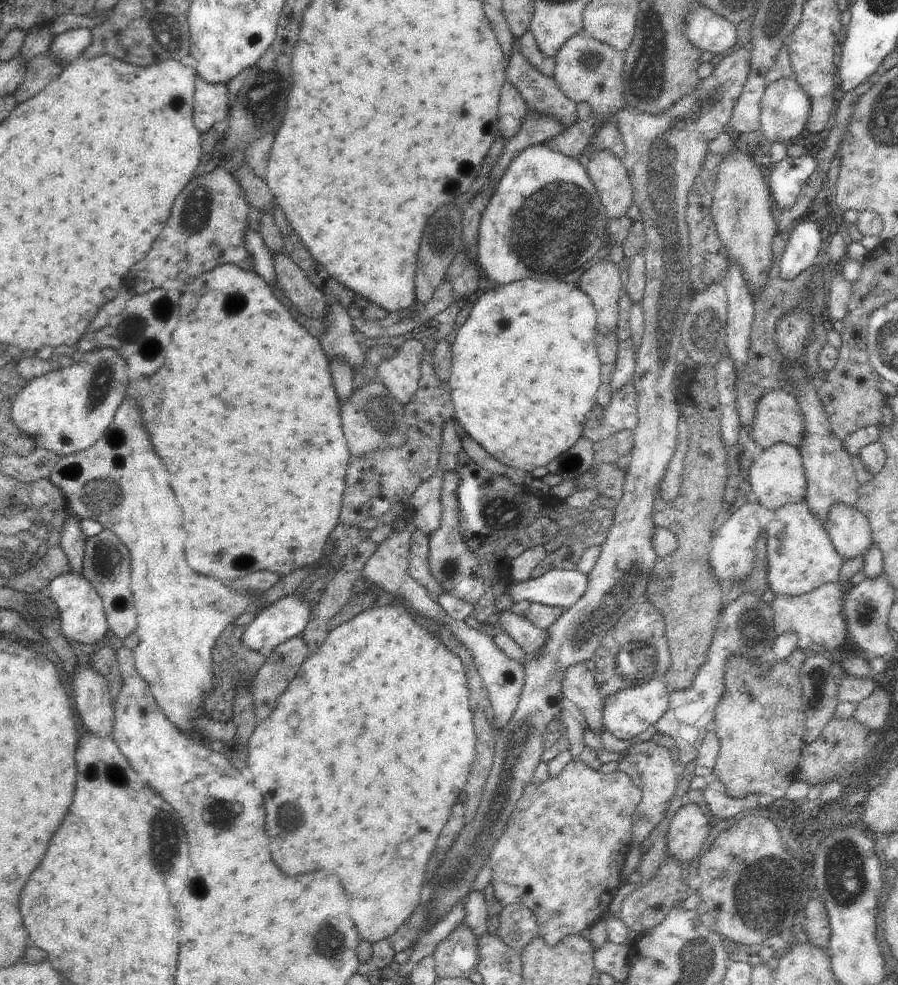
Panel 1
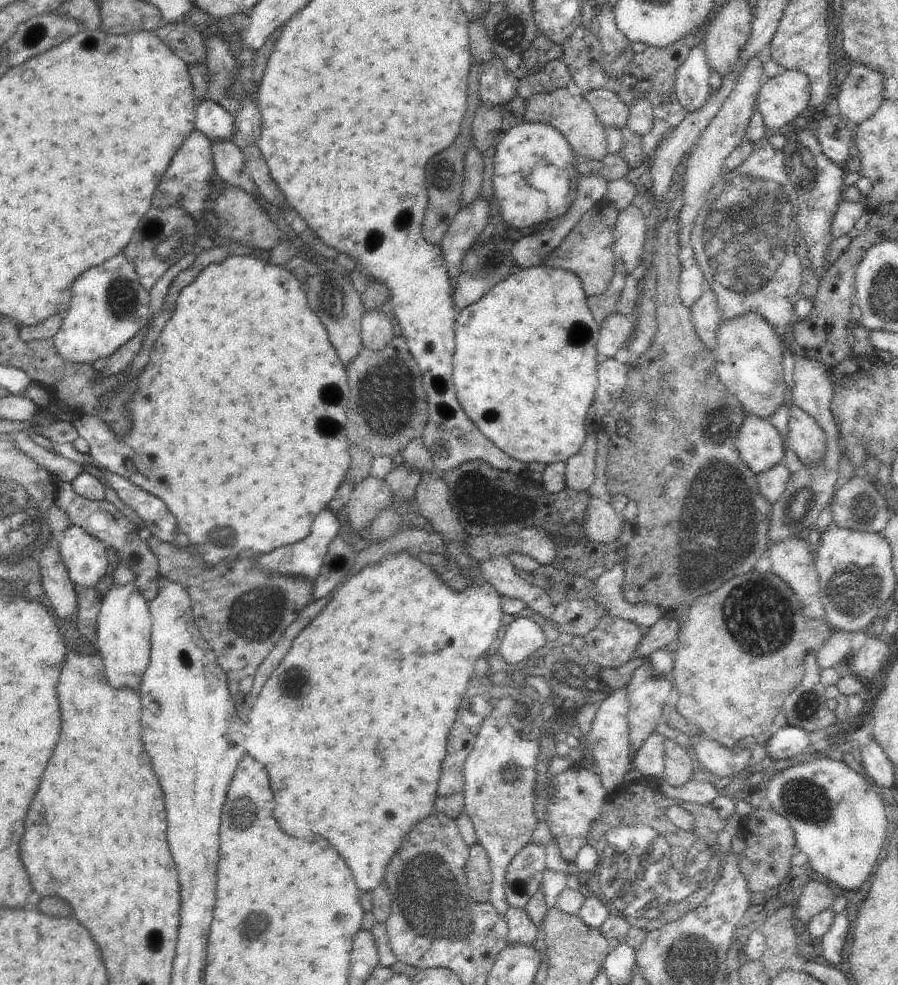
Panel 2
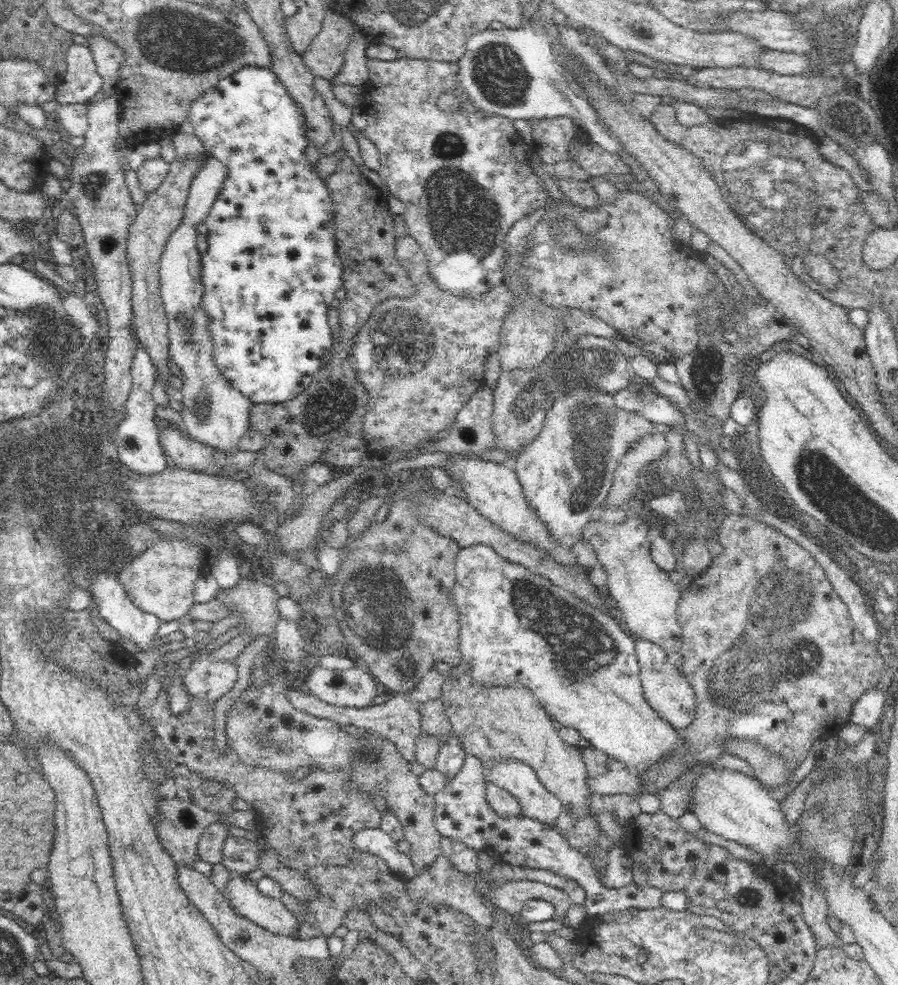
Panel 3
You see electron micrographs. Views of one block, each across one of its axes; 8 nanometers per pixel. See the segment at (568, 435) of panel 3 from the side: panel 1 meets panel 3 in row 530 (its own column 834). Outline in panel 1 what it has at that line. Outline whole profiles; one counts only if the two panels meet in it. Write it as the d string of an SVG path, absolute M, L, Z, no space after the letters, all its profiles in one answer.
M805 502L789 504L775 510L773 520L765 528L767 534L767 570L765 584L775 596L801 596L807 594L819 584L835 584L839 578L839 568L843 558L831 546L827 530L821 522L809 512Z

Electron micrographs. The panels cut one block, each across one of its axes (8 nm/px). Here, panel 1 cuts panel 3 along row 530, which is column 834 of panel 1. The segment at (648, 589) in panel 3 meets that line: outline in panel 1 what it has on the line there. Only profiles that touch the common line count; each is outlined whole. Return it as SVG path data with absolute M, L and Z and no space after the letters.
M841 582L835 584L819 584L819 588L801 594L801 596L775 596L775 600L769 604L773 610L773 630L777 636L785 632L797 632L797 650L821 656L821 652L833 650L833 648L843 648L843 640L849 640L847 632L847 622L843 616L843 586Z

